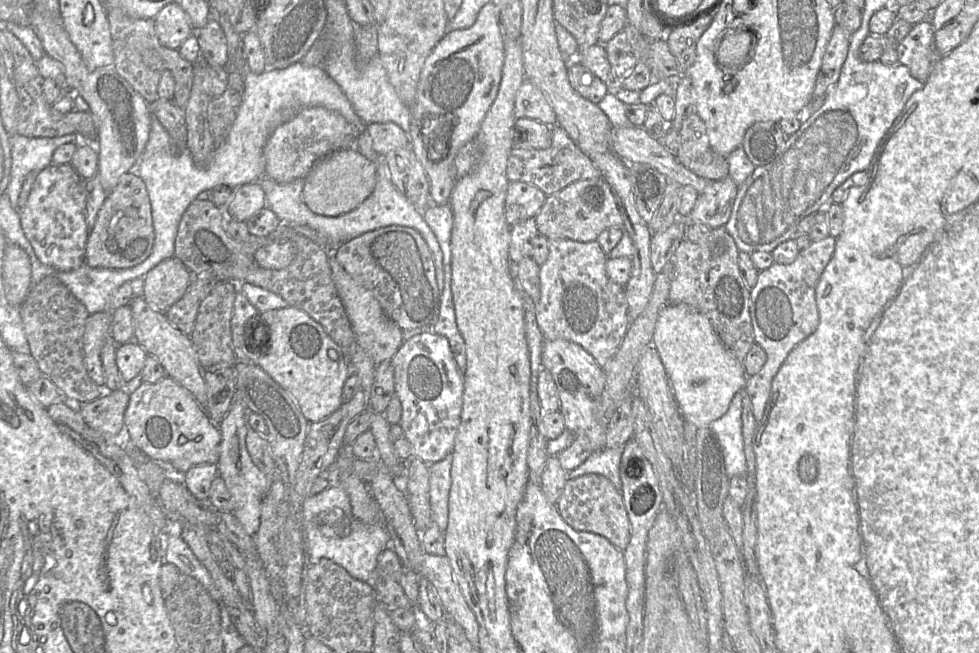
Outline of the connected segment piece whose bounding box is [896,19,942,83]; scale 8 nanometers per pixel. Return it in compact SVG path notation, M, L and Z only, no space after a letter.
M929 19L913 25L896 50L899 63L905 65L911 75L923 83L942 57L935 48L934 30Z

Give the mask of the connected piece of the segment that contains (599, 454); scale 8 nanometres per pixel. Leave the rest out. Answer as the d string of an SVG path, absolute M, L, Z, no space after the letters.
M624 446L603 448L593 452L580 466L568 472L568 479L585 474L599 474L607 478L621 492L620 462Z

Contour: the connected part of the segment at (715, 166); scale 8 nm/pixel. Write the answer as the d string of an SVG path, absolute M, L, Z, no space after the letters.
M697 113L684 120L679 133L681 144L675 156L678 162L711 182L728 177L728 160L712 150L705 123Z

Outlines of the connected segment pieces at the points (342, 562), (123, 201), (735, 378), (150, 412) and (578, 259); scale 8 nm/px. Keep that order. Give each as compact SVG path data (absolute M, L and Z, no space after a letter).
M332 483L322 492L308 496L301 505L301 525L307 564L329 559L345 569L351 577L368 582L377 567L379 554L390 547L385 518L372 524L359 521L352 513L349 496L342 485Z
M135 172L125 173L117 186L107 194L88 233L84 262L92 268L132 268L149 257L153 243L154 228L146 185Z
M667 304L656 323L652 345L656 349L684 422L708 427L723 416L730 402L746 384L743 364L722 344L710 321L686 304Z
M169 376L156 383L141 382L130 393L124 424L127 439L151 459L169 463L177 475L199 464L217 464L219 426L209 419L193 395Z
M547 238L549 254L540 267L540 298L535 303L536 320L545 340L566 340L580 345L604 367L617 353L628 326L630 317L624 286L613 282L606 273L608 255L599 243L577 242L563 238Z

